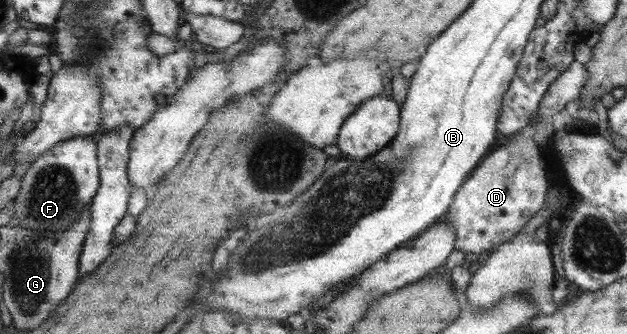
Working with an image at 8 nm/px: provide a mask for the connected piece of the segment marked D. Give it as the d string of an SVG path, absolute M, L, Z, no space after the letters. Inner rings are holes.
M573 62L548 87L539 103L539 114L532 119L531 126L525 126L512 134L511 139L503 140L498 148L481 160L481 165L473 170L469 179L465 179L465 184L453 195L452 205L443 220L449 227L453 227L453 251L472 253L483 258L491 248L519 234L523 225L530 223L543 208L549 186L537 141L551 130L553 115L562 110L566 103L578 99L586 79L582 64Z

